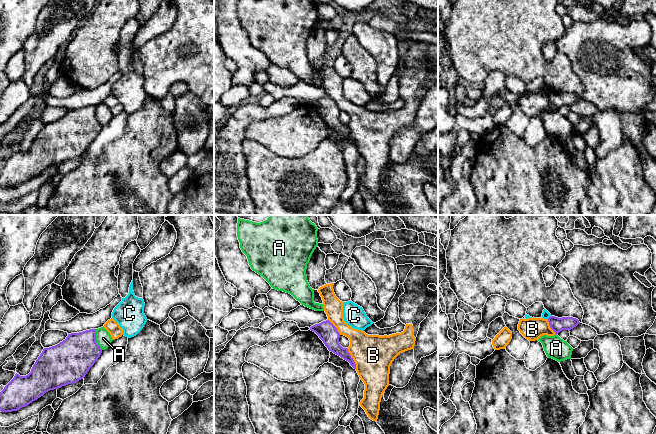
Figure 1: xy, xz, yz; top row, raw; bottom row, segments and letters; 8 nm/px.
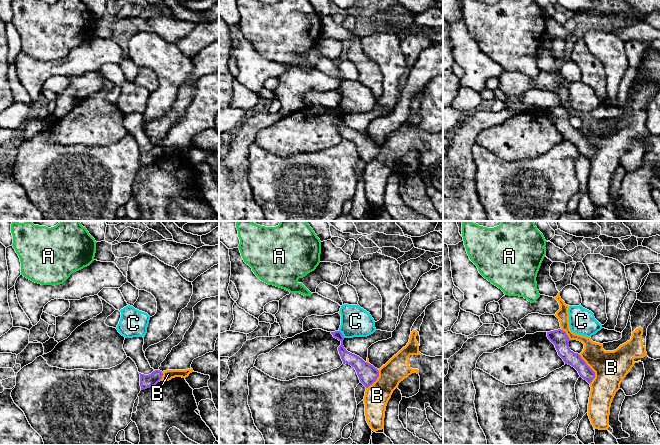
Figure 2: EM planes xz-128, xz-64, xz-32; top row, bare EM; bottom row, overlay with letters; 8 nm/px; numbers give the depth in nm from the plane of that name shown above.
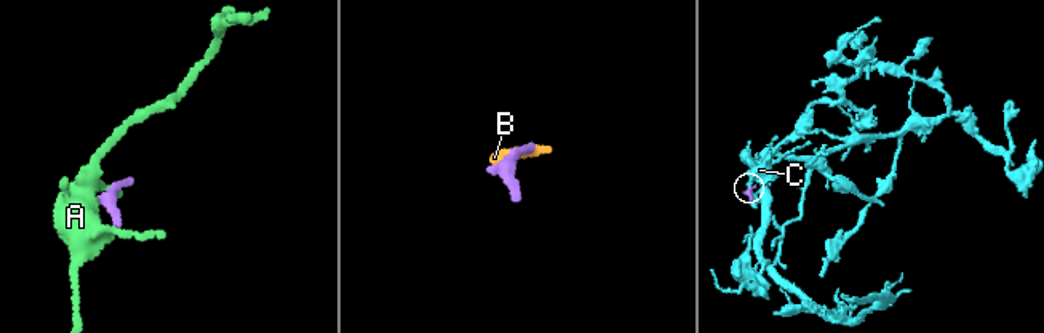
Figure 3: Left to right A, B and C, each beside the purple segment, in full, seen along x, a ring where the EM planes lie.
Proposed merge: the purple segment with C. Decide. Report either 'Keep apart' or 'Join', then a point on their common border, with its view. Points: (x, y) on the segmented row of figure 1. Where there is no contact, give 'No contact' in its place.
Keep apart. Touches purple at yz (549, 317)

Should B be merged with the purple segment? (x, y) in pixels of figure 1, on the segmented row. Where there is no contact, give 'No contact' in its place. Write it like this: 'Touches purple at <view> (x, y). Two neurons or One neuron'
Touches purple at xz (352, 358). Two neurons

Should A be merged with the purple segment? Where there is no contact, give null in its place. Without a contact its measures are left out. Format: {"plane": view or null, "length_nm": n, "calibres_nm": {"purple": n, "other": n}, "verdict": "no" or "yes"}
{"plane": "xy", "length_nm": 180, "calibres_nm": {"purple": 320, "other": 130}, "verdict": "no"}

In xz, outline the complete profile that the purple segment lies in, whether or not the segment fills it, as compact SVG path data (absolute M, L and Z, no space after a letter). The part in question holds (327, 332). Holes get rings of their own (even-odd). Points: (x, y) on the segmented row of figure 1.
M329 320L311 326L310 330L319 336L329 351L348 361L356 369L356 364L348 349L343 348L339 343L340 333Z

